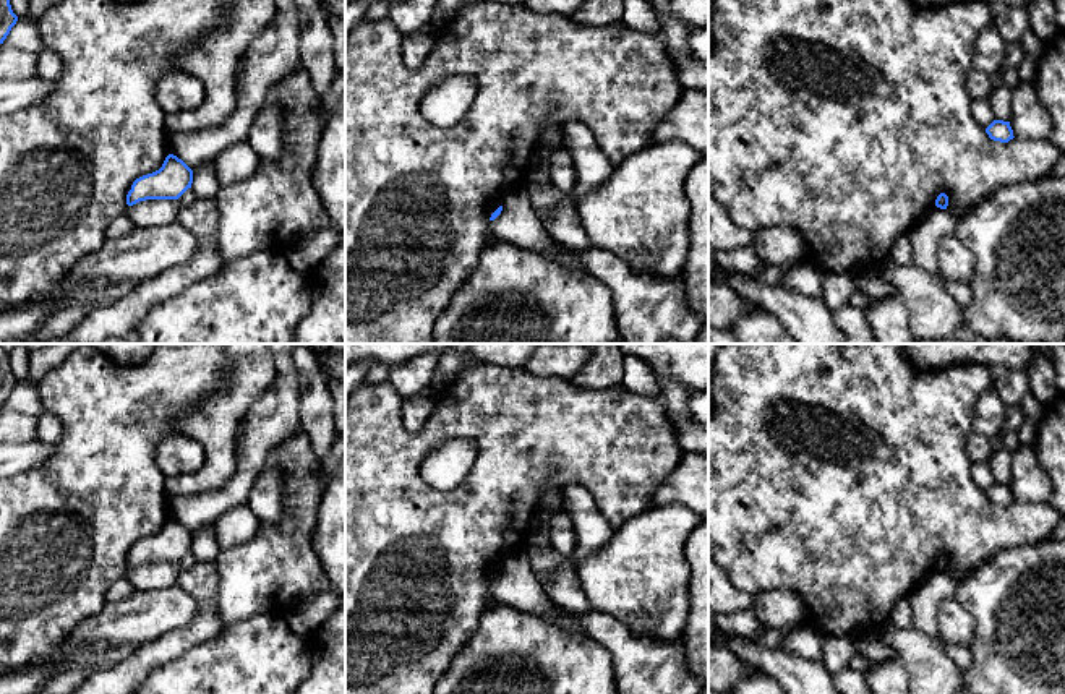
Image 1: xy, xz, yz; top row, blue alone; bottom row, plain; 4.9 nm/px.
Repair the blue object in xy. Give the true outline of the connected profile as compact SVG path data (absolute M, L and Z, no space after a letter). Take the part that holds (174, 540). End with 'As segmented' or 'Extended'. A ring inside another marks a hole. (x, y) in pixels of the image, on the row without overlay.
M169 517L162 530L136 542L126 558L133 569L146 563L178 563L193 546L193 533L177 519Z. As segmented

